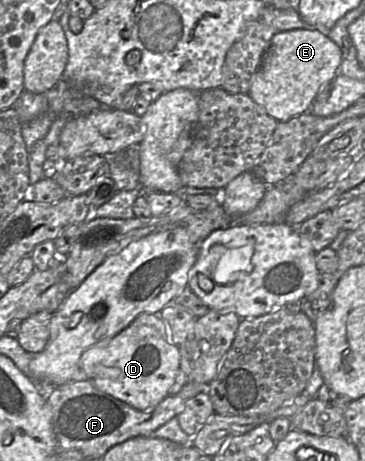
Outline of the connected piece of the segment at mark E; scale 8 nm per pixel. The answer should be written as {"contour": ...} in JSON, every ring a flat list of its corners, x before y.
{"contour":[[314,27,282,31,273,36,251,80,249,96,278,122,309,111,324,85,338,75,340,47]]}

